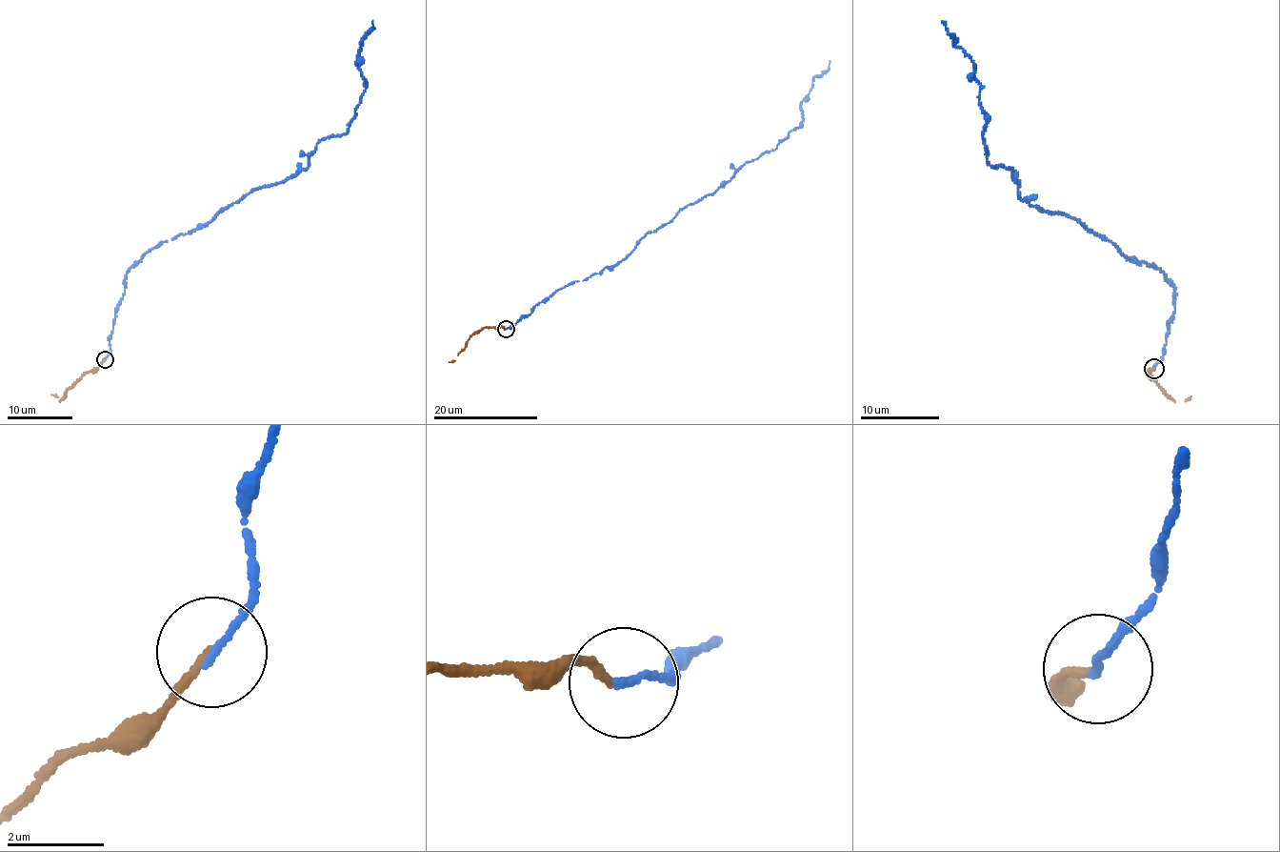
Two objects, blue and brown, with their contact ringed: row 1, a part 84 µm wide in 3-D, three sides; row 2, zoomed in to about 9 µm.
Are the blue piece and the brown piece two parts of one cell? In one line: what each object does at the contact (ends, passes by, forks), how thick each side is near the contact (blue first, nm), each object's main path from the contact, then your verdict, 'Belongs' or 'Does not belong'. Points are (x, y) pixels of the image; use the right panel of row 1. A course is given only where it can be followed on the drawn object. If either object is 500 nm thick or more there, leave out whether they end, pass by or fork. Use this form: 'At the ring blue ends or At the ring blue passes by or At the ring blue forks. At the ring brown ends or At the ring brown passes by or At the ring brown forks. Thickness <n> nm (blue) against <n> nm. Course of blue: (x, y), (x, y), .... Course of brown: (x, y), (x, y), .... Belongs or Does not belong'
At the ring blue ends. At the ring brown ends. Thickness 170 nm (blue) against 160 nm. Course of blue: (1154, 369), (1175, 312), (1166, 273), (1020, 199), (1012, 170), (989, 165), (971, 56), (942, 21). Course of brown: (1154, 369), (1147, 372), (1149, 377), (1156, 381), (1163, 393), (1174, 402), (1185, 401), (1190, 396). Belongs

